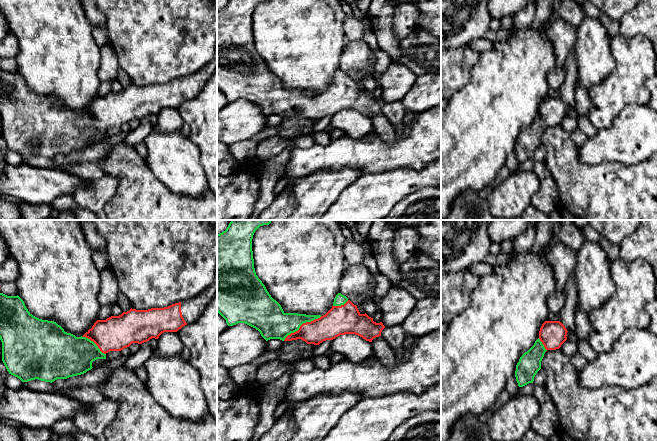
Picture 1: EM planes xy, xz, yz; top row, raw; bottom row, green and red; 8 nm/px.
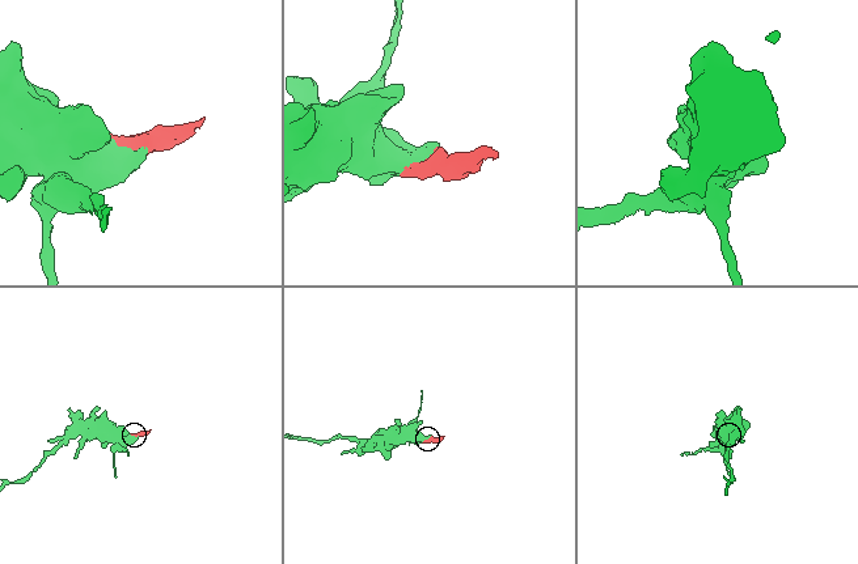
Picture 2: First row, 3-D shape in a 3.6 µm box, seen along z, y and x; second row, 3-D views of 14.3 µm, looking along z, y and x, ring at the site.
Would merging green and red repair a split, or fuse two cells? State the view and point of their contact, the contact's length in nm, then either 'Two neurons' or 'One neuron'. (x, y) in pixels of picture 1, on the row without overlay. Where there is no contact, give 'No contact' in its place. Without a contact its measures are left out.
Touches green at xz (301, 100). Shared border 360 nm. One neuron

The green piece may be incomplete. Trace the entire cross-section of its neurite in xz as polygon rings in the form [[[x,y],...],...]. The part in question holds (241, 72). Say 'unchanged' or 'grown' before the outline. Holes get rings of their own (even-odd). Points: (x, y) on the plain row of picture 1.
grown | [[[229,0],[225,7],[217,10],[217,88],[228,102],[245,99],[258,106],[266,117],[301,115],[314,121],[345,110],[355,110],[369,118],[381,112],[385,104],[383,99],[374,98],[366,89],[361,90],[357,82],[341,69],[336,71],[332,84],[323,92],[285,89],[255,48],[252,15],[255,7],[263,1],[269,0]]]

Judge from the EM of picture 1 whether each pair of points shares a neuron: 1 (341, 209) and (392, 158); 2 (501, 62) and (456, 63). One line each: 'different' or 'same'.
1: different
2: different

